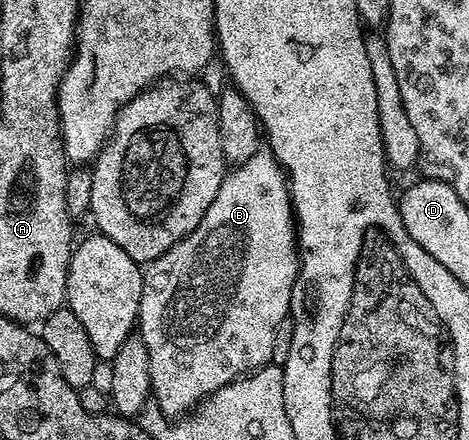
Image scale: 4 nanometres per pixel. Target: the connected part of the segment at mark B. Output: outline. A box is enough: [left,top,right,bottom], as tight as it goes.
[137,151,298,419]

